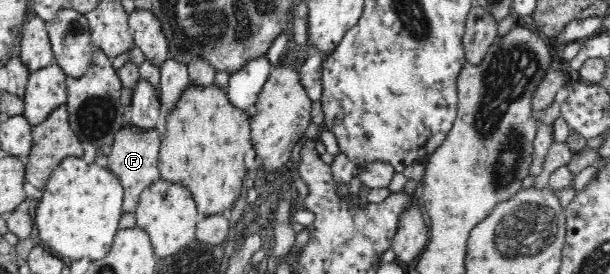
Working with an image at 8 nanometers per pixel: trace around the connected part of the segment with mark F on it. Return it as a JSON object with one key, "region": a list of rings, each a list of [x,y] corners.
{"region":[[[124,124],[115,135],[112,146],[107,149],[107,169],[117,176],[124,189],[123,213],[135,212],[142,191],[145,191],[150,184],[160,180],[158,158],[162,140],[160,132],[154,128],[152,130],[140,130],[131,124]]]}

